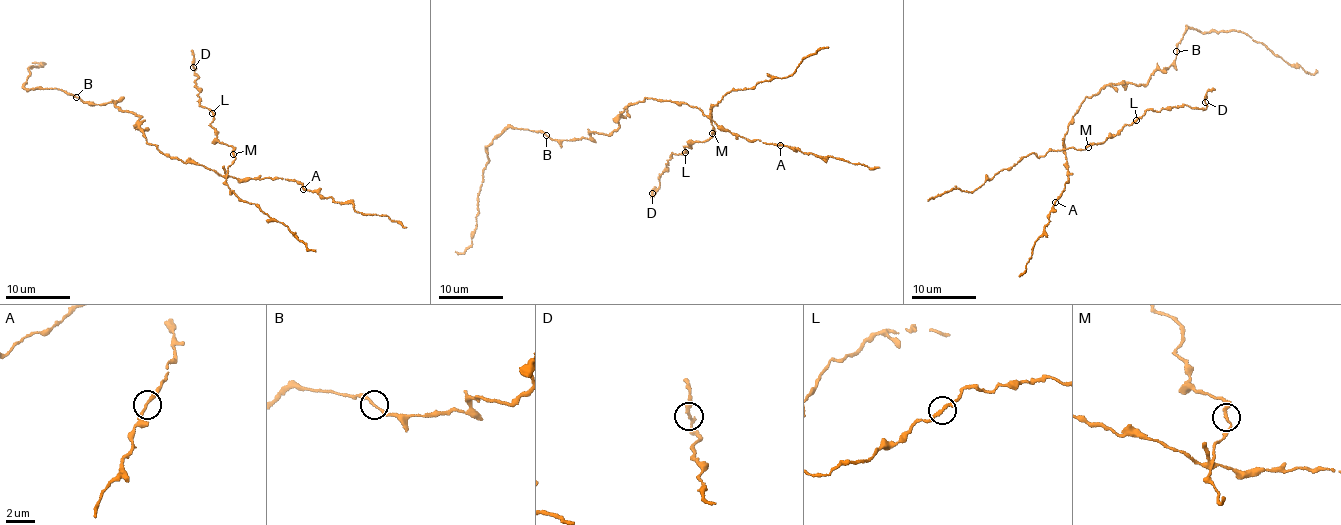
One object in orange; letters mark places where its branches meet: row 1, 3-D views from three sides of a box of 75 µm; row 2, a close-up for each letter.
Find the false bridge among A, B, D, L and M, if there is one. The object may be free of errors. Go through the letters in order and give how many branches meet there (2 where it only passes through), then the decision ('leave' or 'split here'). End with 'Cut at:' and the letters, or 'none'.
A: branches 2; split here
B: branches 2; leave
D: branches 2; leave
L: branches 2; leave
M: branches 2; leave
Cut at: A

